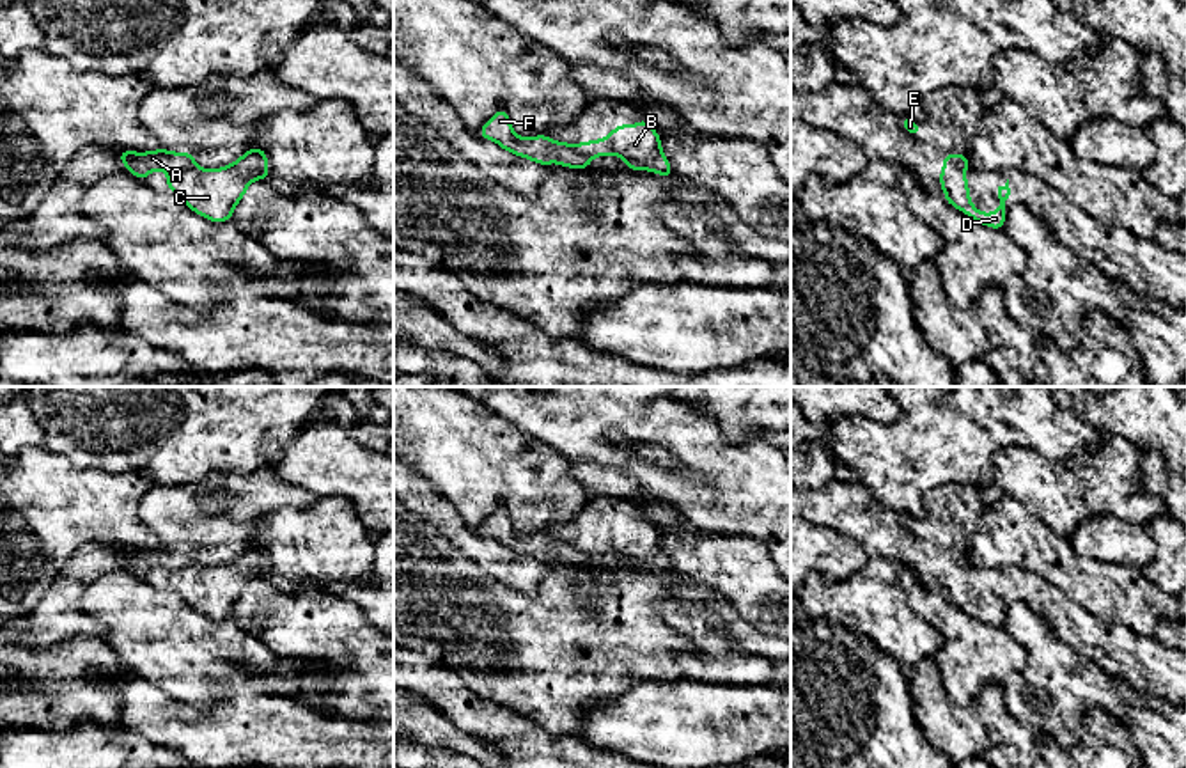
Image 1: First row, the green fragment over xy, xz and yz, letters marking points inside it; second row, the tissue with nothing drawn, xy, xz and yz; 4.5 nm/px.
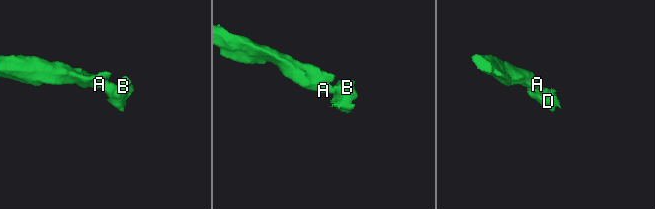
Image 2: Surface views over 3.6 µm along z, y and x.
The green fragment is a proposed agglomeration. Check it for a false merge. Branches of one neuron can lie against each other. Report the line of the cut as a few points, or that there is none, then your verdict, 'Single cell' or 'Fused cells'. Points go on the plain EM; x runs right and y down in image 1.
Split along xy (194, 561), (169, 570). Fused cells

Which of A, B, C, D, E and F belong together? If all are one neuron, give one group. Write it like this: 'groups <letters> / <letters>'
groups A E F / B C D

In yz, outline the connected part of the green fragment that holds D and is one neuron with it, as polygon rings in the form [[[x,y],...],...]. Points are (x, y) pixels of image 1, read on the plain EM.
[[[943,553],[943,568],[940,571],[940,582],[945,589],[945,598],[957,605],[959,608],[966,610],[975,619],[993,624],[993,626],[1003,626],[1005,621],[1005,610],[1007,603],[1002,600],[1010,600],[1010,585],[1009,576],[1003,584],[998,584],[998,608],[996,610],[980,610],[971,600],[970,600],[970,585],[966,580],[966,571],[961,568],[950,553]]]

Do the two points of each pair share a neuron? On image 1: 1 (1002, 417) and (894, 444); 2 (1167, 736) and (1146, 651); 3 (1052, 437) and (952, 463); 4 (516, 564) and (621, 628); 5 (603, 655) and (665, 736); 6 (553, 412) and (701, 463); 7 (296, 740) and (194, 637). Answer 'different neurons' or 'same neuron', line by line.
1: same neuron
2: different neurons
3: same neuron
4: different neurons
5: different neurons
6: same neuron
7: different neurons

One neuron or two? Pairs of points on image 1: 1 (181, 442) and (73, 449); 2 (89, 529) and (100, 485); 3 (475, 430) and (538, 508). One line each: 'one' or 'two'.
1: one
2: one
3: one

